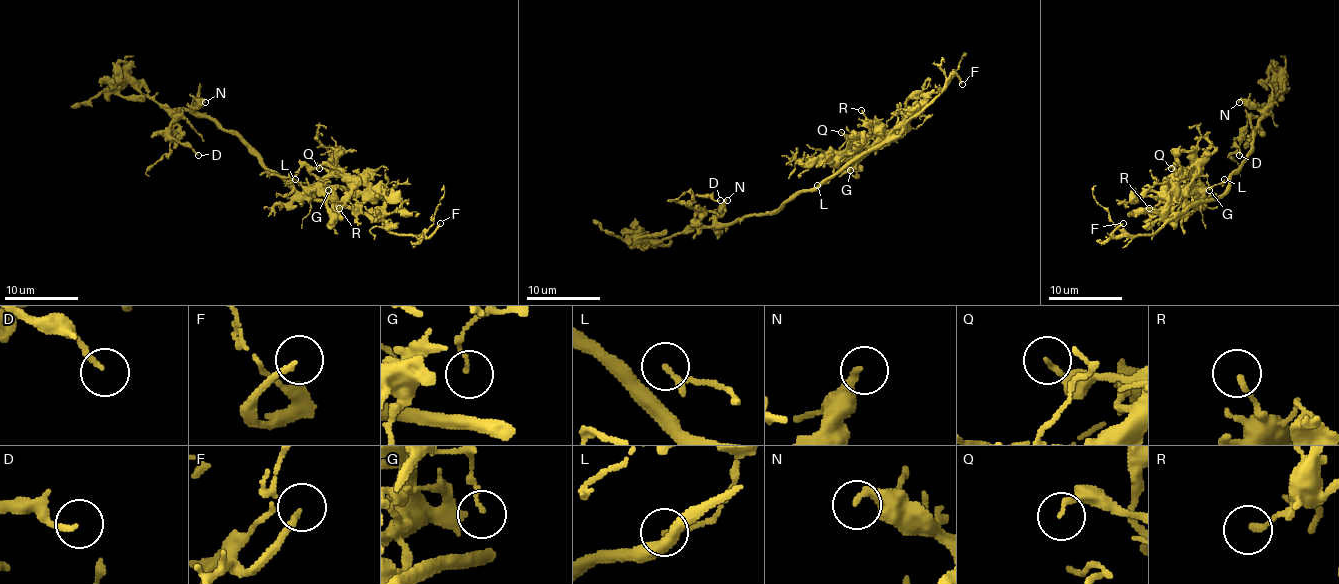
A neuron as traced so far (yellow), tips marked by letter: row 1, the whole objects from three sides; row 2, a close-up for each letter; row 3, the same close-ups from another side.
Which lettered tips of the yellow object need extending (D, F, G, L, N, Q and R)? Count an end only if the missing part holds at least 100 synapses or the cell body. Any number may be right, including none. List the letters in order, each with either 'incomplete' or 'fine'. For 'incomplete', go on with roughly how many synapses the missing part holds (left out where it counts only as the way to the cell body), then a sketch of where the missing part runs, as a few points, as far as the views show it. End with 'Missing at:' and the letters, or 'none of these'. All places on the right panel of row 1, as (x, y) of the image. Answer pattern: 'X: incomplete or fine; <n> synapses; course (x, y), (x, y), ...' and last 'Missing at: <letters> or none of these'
D: fine
F: incomplete; course (1123, 223), (1152, 219), (1156, 216), (1176, 216), (1195, 207), (1213, 205), (1217, 196)
G: fine
L: fine
N: fine
Q: fine
R: fine
Missing at: F

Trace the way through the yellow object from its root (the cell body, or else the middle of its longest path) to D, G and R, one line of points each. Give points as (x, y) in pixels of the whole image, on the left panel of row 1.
D: (284, 177), (275, 175), (235, 135), (213, 120), (178, 111), (172, 117), (170, 135), (198, 155)
G: (284, 177), (302, 196), (332, 203), (326, 197), (324, 179), (334, 175), (326, 181), (328, 190)
R: (284, 177), (302, 196), (330, 199), (339, 205), (354, 196), (352, 188), (350, 197), (339, 208)

